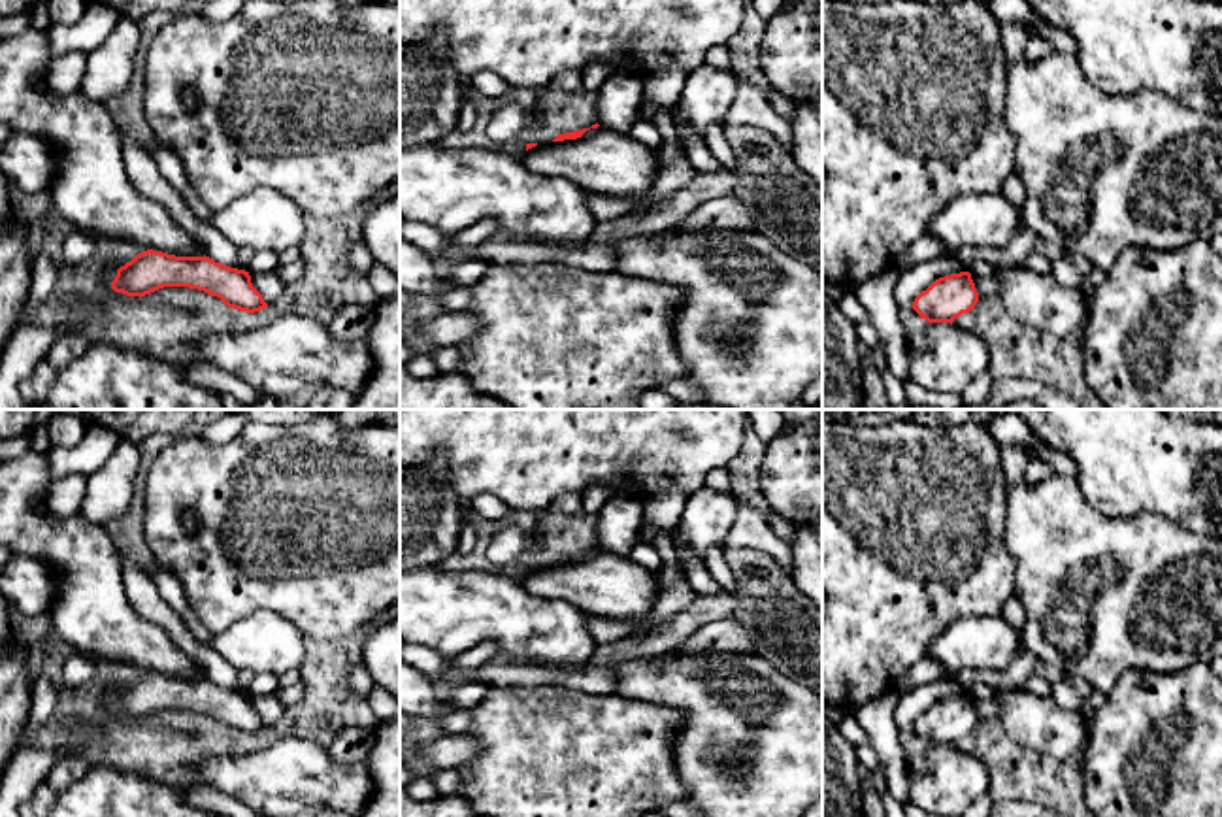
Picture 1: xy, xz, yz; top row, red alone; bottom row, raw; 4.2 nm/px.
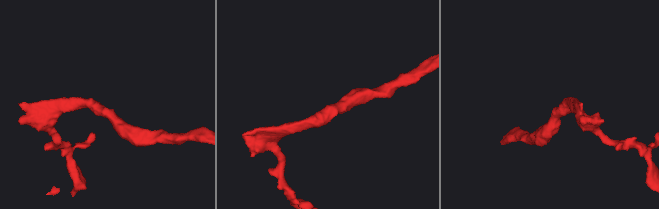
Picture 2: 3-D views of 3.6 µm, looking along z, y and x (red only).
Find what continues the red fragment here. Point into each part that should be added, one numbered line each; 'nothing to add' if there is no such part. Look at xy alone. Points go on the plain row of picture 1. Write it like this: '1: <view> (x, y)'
1: xy (142, 593)

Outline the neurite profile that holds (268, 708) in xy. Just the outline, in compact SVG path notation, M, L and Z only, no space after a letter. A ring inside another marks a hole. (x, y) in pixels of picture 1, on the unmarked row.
M277 692L268 696L249 696L253 709L262 717L264 725L272 728L287 711L279 702Z

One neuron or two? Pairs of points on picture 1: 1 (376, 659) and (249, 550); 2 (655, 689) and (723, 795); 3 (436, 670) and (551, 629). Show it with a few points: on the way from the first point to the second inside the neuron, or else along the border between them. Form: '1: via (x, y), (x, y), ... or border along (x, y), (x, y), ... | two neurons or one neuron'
1: border along (374, 623), (366, 629) | two neurons
2: via (687, 700), (696, 710), (698, 763) | one neuron
3: border along (419, 642), (451, 659) | two neurons

